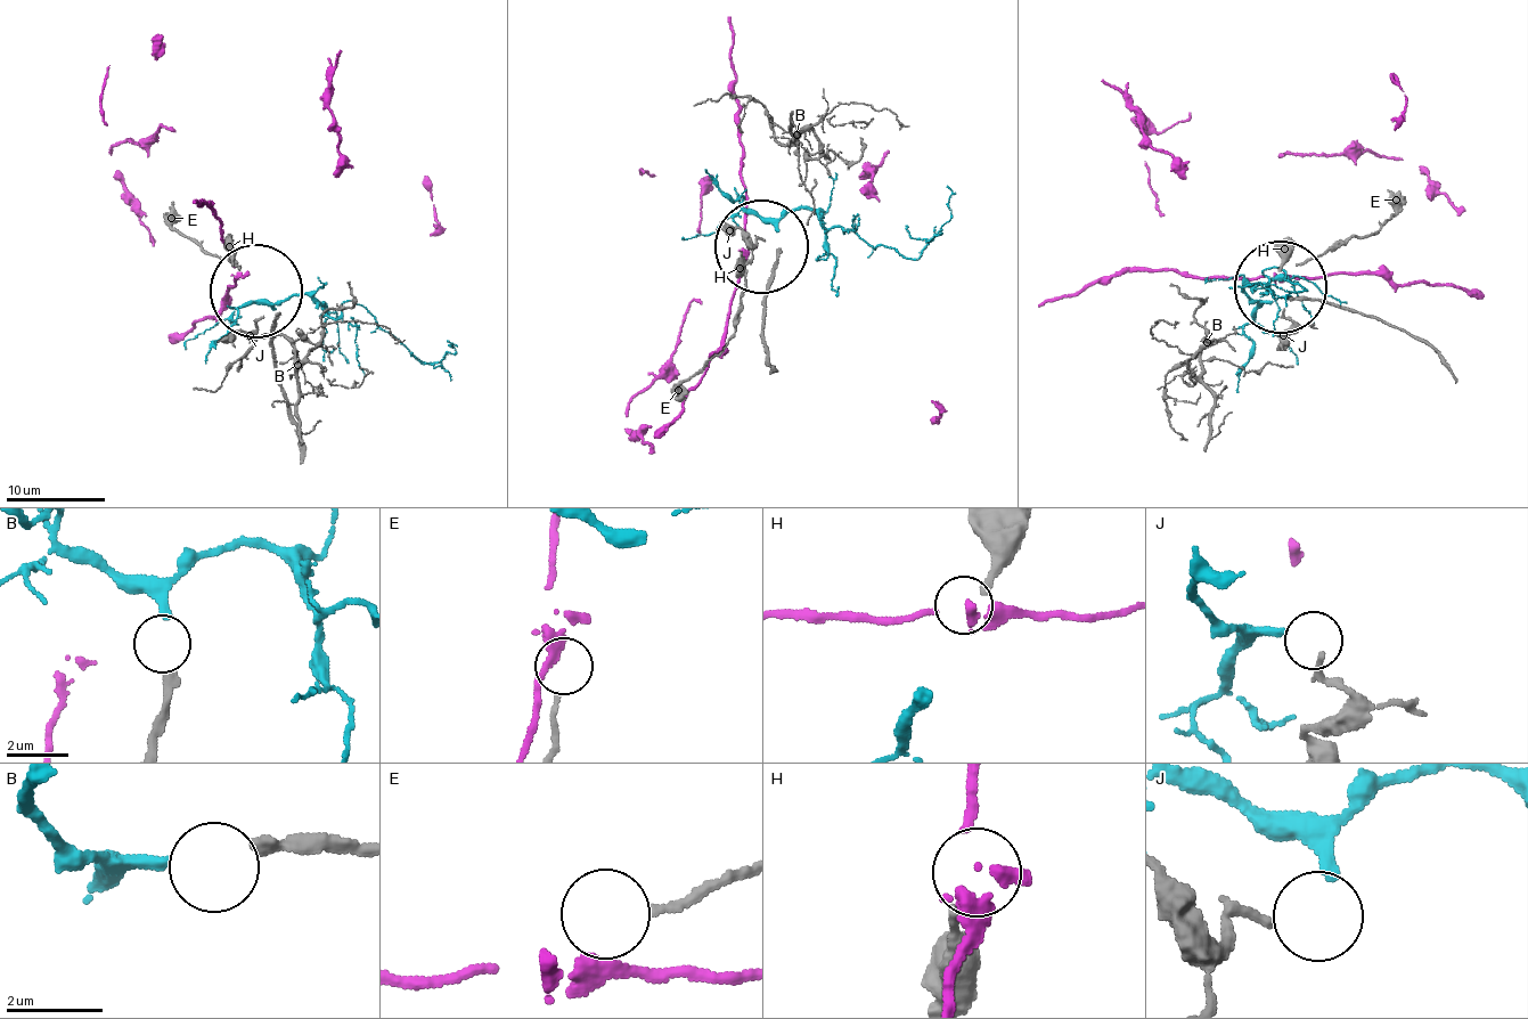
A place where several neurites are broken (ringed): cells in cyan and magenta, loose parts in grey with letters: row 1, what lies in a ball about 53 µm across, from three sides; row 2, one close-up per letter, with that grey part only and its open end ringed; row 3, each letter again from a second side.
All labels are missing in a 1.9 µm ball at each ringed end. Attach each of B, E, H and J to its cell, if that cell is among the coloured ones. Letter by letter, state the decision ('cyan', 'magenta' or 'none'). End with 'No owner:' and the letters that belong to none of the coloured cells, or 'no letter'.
B: cyan
E: none
H: magenta
J: none
No owner: E, J

